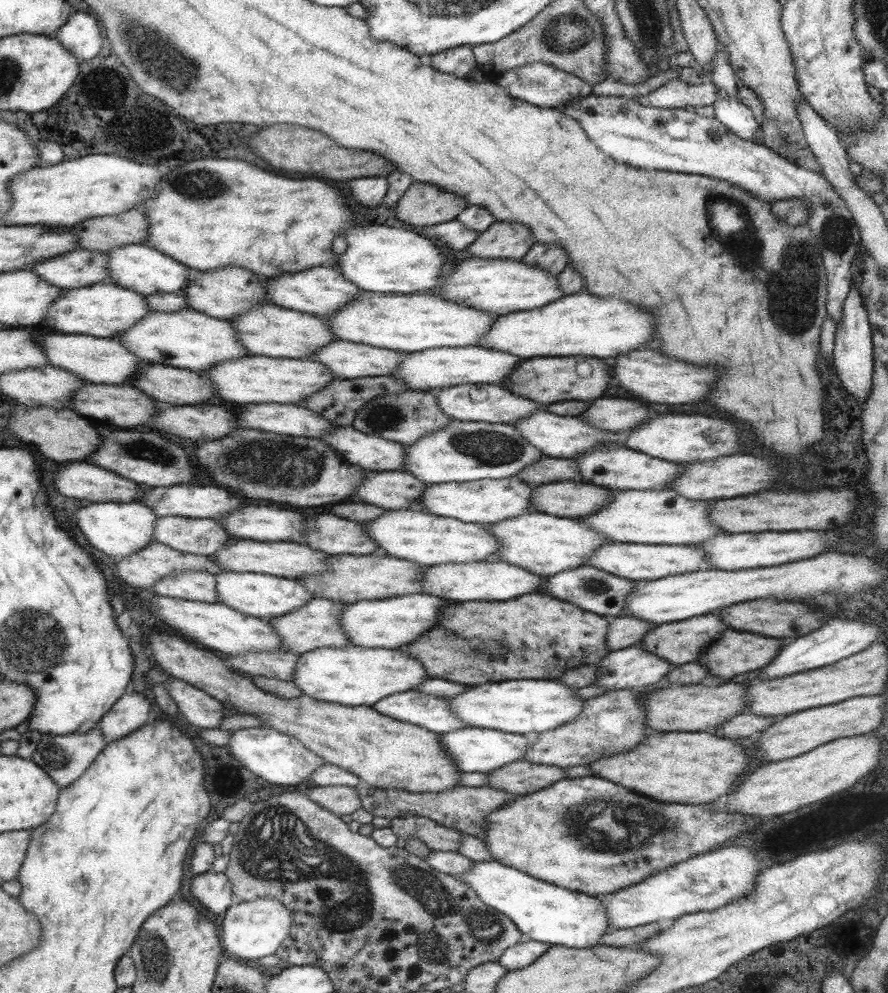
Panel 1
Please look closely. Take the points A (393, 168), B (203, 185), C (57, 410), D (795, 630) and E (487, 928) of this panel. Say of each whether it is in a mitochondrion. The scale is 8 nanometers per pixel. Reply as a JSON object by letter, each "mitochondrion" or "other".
{"A":"other","B":"mitochondrion","C":"other","D":"other","E":"mitochondrion"}

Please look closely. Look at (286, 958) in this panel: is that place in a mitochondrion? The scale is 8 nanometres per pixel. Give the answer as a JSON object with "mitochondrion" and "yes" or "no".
{"mitochondrion":"no"}

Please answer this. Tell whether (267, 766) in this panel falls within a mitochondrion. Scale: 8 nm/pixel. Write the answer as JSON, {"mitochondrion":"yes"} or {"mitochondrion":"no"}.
{"mitochondrion":"no"}

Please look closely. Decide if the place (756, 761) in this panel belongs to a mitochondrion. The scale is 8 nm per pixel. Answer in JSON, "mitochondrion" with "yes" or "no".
{"mitochondrion":"no"}

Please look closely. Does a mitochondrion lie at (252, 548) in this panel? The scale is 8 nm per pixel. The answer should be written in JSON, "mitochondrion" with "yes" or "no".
{"mitochondrion":"no"}

